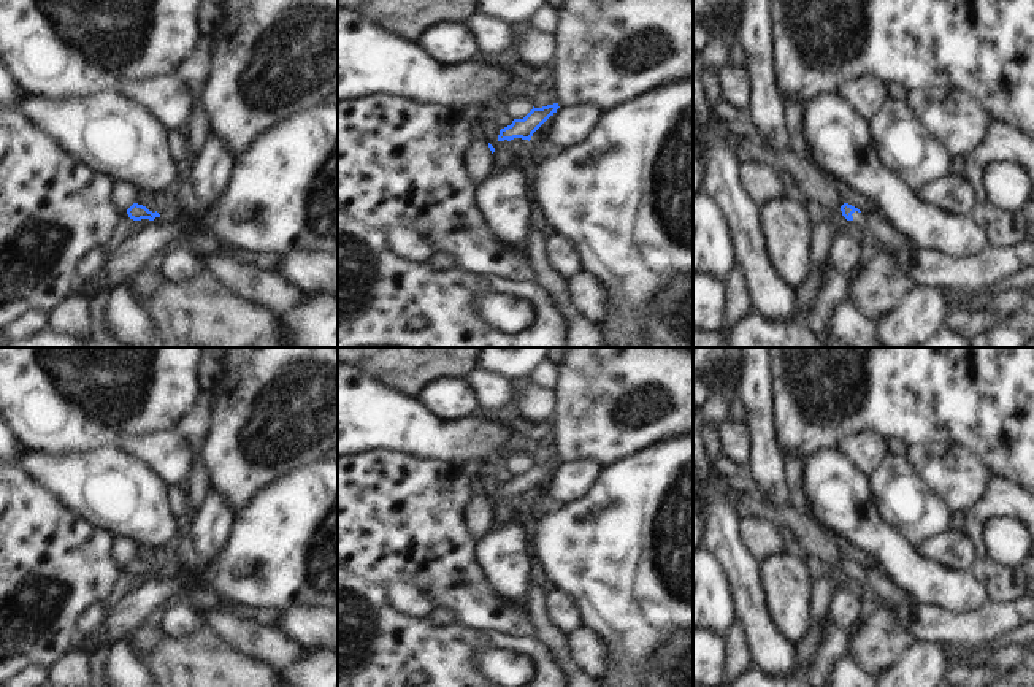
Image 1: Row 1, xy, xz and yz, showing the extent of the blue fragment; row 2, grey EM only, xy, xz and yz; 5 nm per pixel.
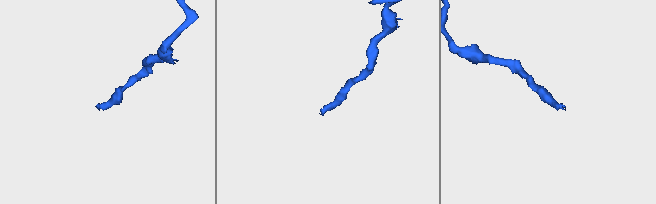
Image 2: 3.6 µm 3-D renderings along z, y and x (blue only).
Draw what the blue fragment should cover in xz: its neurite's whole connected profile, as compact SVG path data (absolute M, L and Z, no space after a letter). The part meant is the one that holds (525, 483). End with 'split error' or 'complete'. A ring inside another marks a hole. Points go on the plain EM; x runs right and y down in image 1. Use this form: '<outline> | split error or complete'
M558 459L534 463L523 473L514 474L511 481L500 486L498 497L511 497L514 493L531 495L533 489L557 468Z | complete

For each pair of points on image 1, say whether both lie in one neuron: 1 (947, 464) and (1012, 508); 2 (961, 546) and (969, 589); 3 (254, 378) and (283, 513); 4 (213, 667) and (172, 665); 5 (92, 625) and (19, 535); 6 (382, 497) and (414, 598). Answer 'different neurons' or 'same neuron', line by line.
1: different neurons
2: different neurons
3: different neurons
4: same neuron
5: different neurons
6: different neurons

